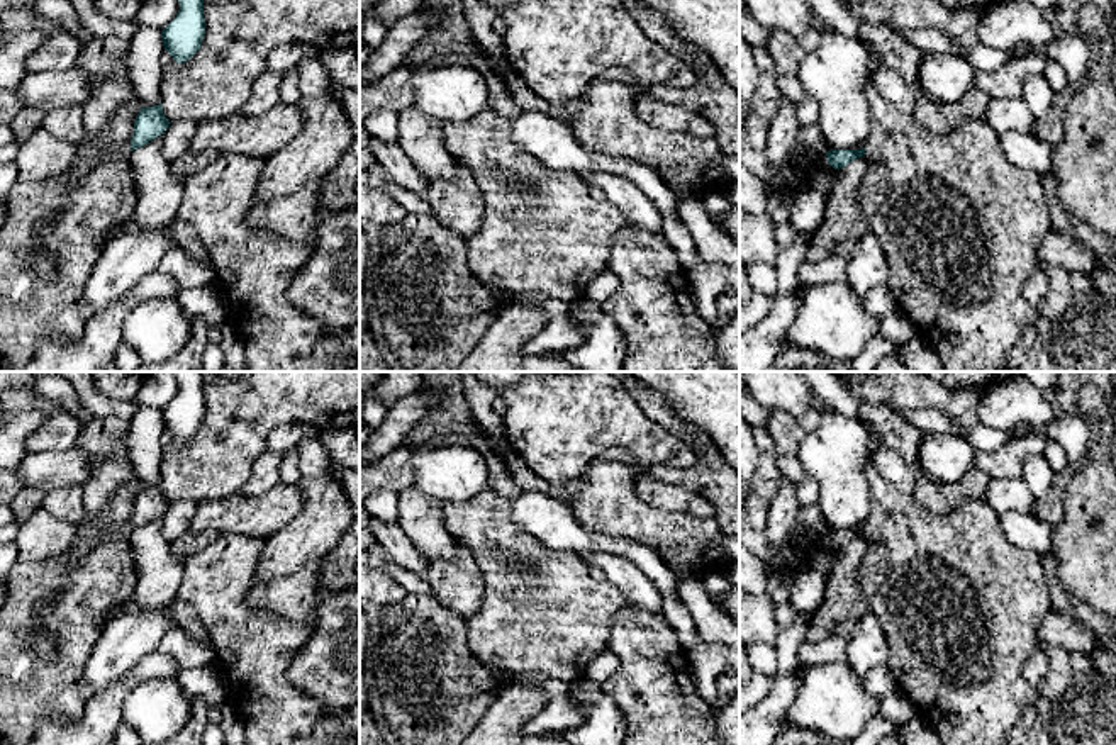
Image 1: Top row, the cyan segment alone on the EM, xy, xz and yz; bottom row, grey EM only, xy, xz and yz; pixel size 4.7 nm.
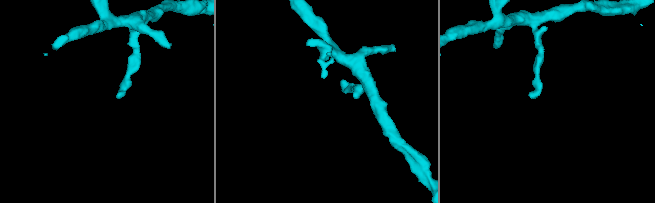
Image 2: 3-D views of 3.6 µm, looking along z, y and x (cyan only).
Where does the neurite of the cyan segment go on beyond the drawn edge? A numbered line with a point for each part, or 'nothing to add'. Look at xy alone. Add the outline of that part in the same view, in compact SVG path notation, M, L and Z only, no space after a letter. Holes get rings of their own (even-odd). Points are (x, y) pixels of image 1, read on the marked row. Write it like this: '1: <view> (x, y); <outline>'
nothing to add

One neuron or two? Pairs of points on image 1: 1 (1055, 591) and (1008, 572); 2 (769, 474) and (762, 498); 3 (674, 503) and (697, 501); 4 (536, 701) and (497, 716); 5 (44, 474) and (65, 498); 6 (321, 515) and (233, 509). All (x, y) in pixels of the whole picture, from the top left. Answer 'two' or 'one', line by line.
1: two
2: one
3: one
4: one
5: two
6: two

